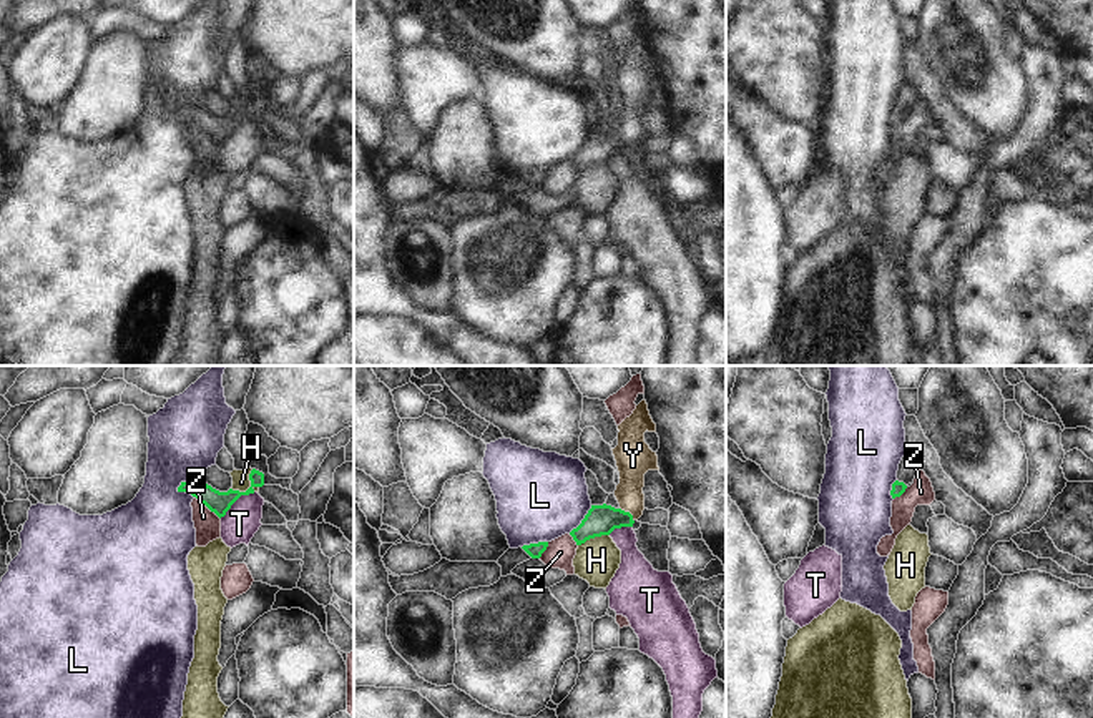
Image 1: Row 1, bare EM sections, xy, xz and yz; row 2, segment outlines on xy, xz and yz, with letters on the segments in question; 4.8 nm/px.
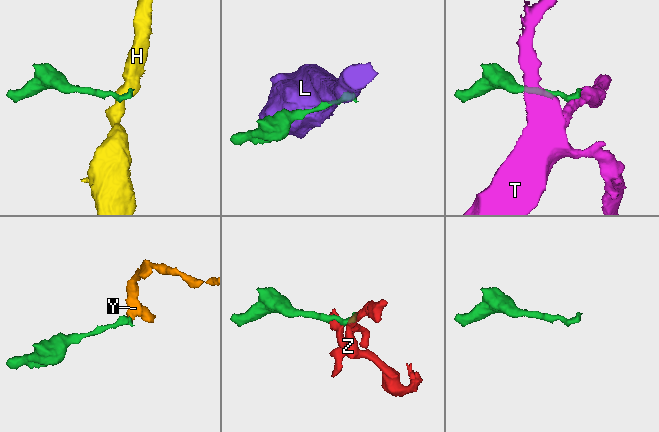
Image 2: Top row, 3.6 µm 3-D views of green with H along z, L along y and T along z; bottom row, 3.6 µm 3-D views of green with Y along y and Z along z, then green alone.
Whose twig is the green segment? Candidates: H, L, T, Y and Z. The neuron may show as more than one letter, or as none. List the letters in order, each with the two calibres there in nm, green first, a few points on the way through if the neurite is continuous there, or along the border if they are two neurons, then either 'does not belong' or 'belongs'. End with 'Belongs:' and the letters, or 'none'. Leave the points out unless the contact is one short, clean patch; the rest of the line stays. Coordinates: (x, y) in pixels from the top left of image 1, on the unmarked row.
H: 110 nm thick on the green side, 90 nm on the other; border along xy (253, 97), (249, 113), (245, 118), (231, 117); does not belong
L: 110 nm thick on the green side, 360 nm on the other; border along xy (201, 108), (185, 108), (176, 118); does not belong
T: 110 nm thick on the green side, 170 nm on the other; border along xy (254, 120), (243, 122), (220, 145); does not belong
Y: 140 nm thick on the green side, 170 nm on the other; runs through xz (603, 147), (628, 140), (633, 88); belongs
Z: 110 nm thick on the green side, 130 nm on the other; border along xy (195, 123), (220, 147); does not belong
Belongs: Y

